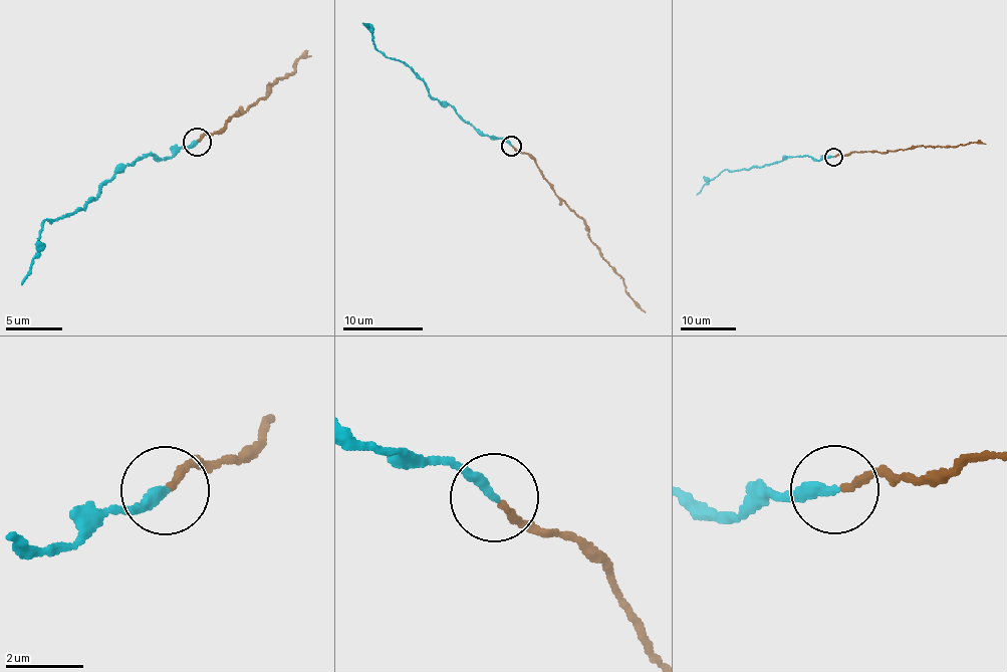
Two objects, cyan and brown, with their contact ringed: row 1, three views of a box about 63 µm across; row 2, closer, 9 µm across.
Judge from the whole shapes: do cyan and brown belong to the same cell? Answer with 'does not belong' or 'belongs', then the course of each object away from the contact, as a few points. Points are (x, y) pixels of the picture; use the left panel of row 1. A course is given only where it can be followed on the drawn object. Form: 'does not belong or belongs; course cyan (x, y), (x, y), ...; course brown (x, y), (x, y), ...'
belongs; course cyan (196, 142), (158, 158), (153, 154), (118, 167), (81, 209), (44, 221), (21, 285); course brown (199, 142), (221, 133), (230, 116), (244, 114), (274, 79), (292, 73), (301, 56), (311, 56)

